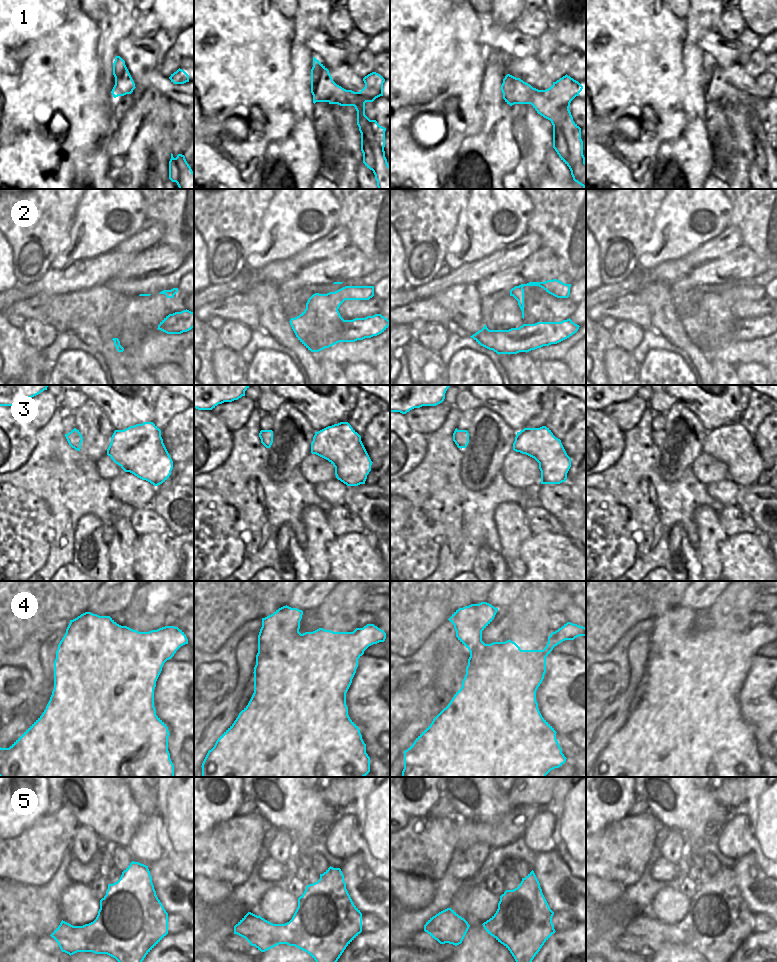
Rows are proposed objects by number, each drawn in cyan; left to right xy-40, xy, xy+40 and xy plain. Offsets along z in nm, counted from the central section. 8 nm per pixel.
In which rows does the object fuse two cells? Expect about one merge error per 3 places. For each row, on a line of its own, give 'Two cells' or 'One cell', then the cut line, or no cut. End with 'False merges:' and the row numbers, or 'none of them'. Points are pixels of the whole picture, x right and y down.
1: Two cells. Split along xy (337, 85), (329, 102)
2: One cell. No split
3: One cell. No split
4: One cell. No split
5: One cell. No split
False merges: 1.

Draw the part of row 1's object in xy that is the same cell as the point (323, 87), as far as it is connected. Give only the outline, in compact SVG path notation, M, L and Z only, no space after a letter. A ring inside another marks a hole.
M313 57L313 67L311 69L311 93L313 103L330 102L337 84L333 81L329 70L315 57Z

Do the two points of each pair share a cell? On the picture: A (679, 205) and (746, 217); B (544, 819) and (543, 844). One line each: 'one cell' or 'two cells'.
A: two cells
B: one cell

